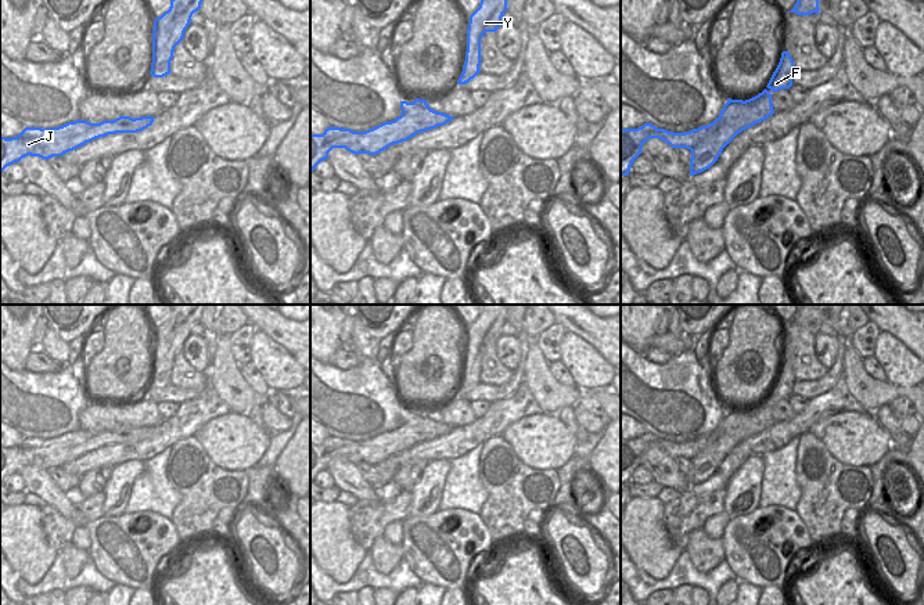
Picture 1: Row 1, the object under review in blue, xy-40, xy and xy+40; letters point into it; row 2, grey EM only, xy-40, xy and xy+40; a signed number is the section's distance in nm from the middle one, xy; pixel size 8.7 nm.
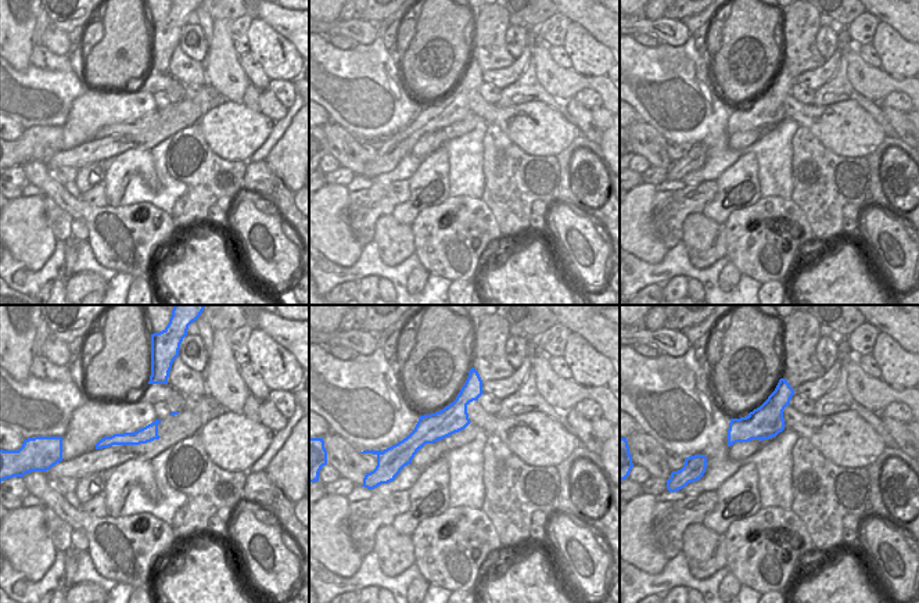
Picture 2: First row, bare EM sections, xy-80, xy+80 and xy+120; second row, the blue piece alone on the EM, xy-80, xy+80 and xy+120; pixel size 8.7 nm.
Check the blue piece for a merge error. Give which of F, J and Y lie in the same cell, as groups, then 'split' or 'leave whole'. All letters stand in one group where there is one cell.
F Y / J; split

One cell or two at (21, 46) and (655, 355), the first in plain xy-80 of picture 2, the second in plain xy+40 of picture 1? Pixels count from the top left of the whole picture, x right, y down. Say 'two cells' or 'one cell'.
two cells

